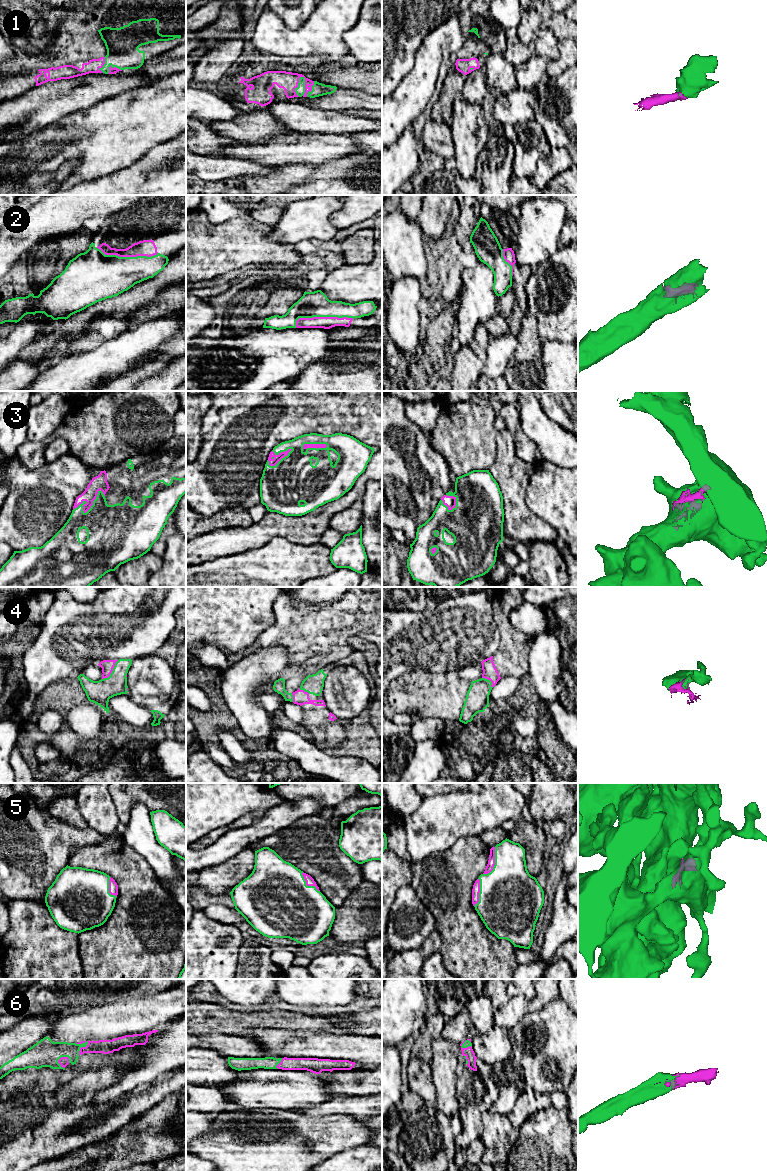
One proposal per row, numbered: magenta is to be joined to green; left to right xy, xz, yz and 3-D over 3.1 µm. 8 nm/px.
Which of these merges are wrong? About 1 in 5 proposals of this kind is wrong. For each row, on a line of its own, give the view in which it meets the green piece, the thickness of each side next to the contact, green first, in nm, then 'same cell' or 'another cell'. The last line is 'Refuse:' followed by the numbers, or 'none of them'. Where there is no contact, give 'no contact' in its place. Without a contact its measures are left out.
1: meets green in xz; 80 nm thick on the green side, 150 nm on the other; same cell
2: meets green in xz; 200 nm thick on the green side, 100 nm on the other; same cell
3: meets green in xy; 420 nm thick on the green side, 120 nm on the other; same cell
4: meets green in xy; 190 nm thick on the green side, 100 nm on the other; same cell
5: meets green in yz; 420 nm thick on the green side, 60 nm on the other; same cell
6: meets green in xy; 170 nm thick on the green side, 110 nm on the other; same cell
Refuse: none of them

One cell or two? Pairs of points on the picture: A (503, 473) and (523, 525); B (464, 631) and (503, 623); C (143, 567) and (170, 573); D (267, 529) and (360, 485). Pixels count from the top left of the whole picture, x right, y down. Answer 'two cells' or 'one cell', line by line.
A: one cell
B: two cells
C: two cells
D: one cell

